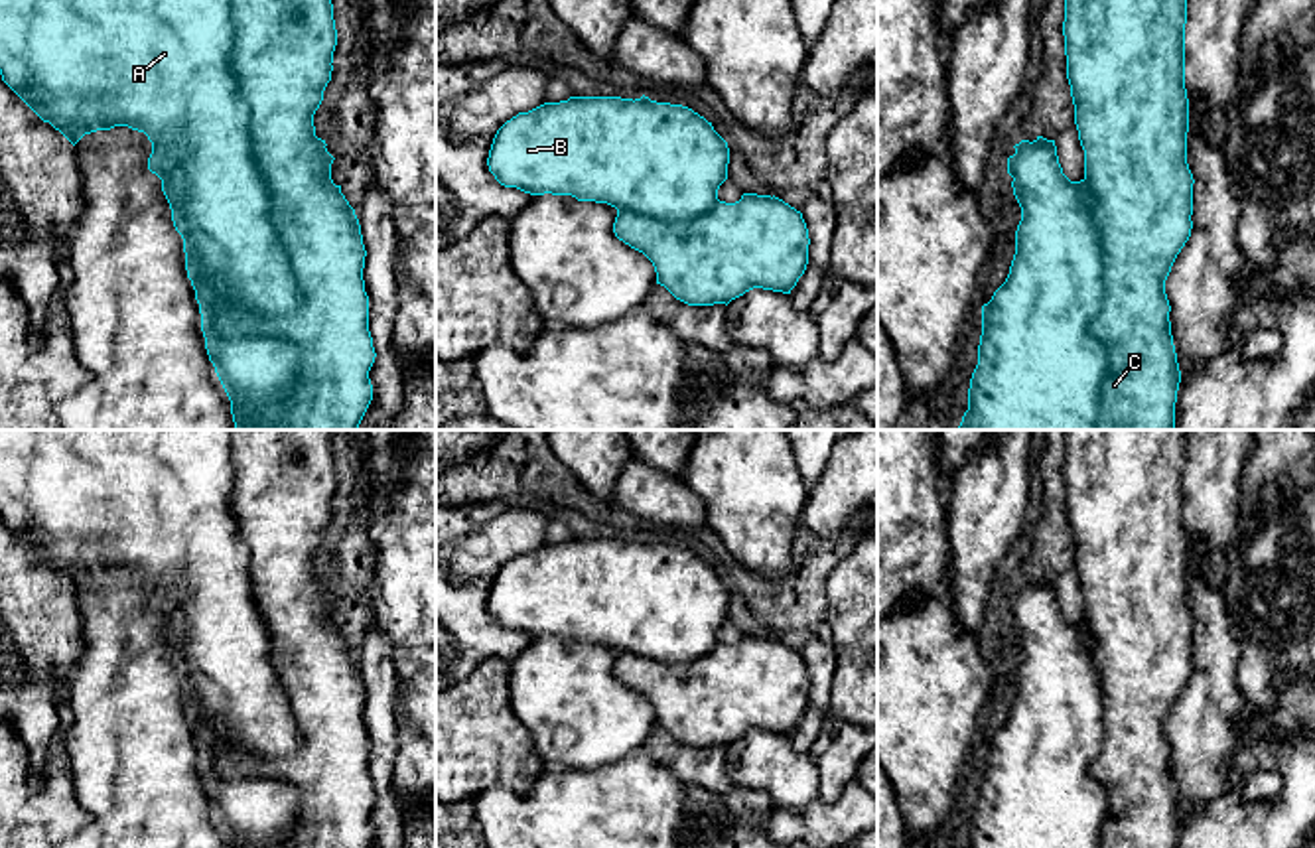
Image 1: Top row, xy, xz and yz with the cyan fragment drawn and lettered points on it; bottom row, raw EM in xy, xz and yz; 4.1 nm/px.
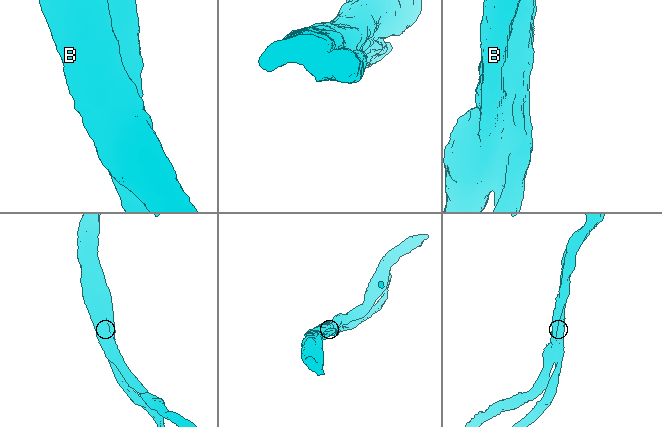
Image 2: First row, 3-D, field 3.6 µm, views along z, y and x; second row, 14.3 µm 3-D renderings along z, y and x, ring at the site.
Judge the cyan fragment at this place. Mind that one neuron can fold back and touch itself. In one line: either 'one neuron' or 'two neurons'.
two neurons

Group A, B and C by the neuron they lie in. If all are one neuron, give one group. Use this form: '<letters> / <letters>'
A B / C

